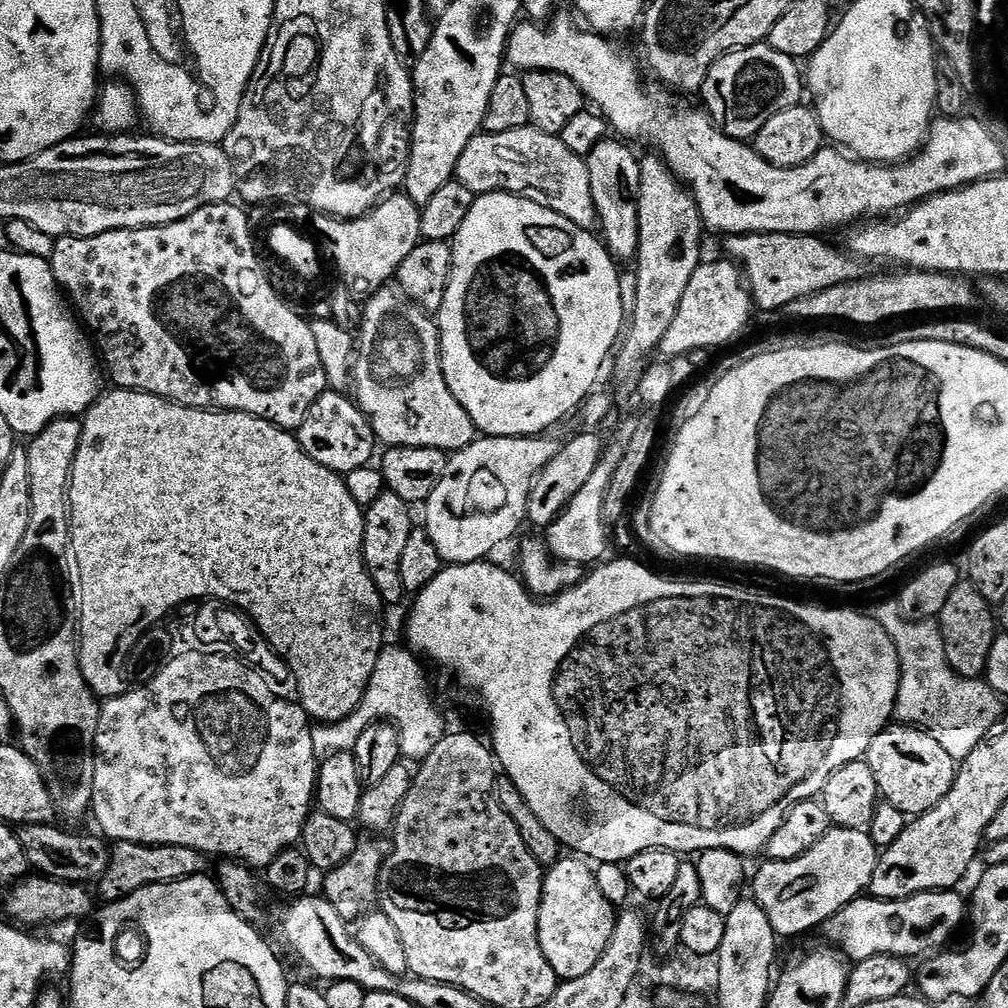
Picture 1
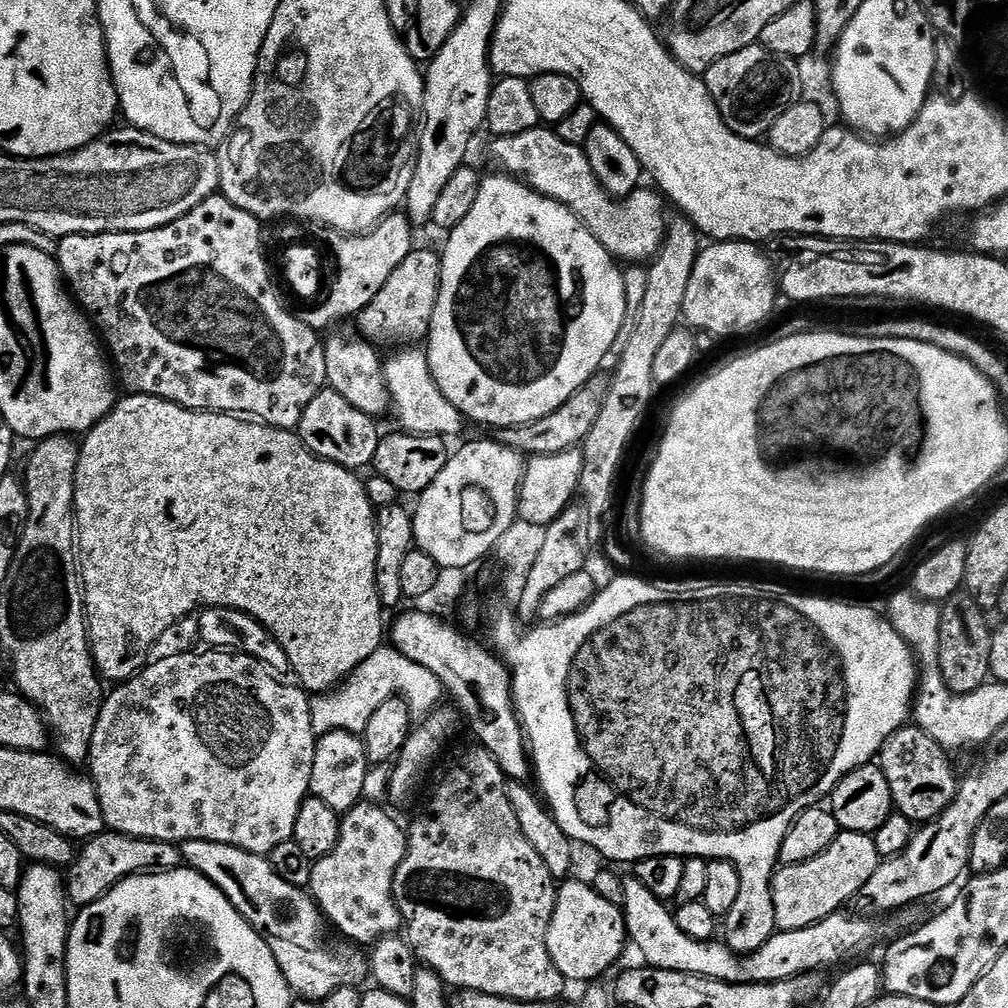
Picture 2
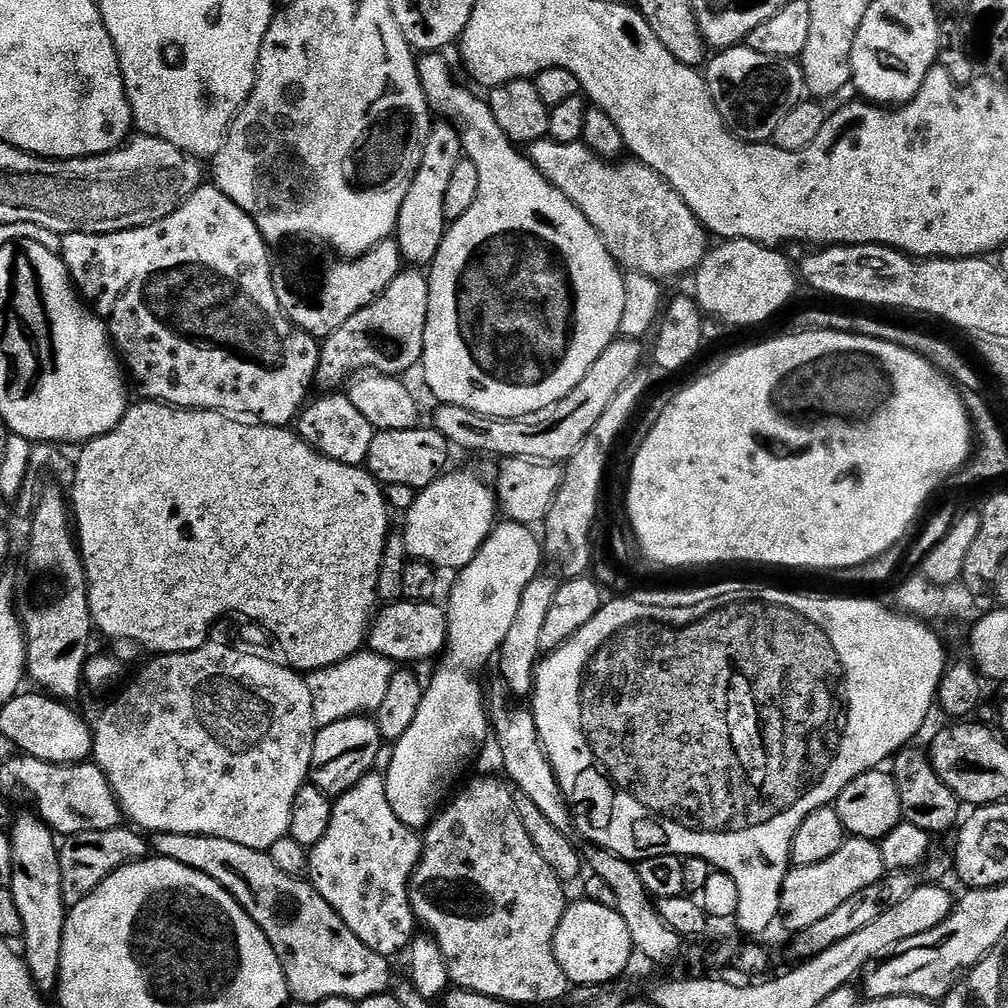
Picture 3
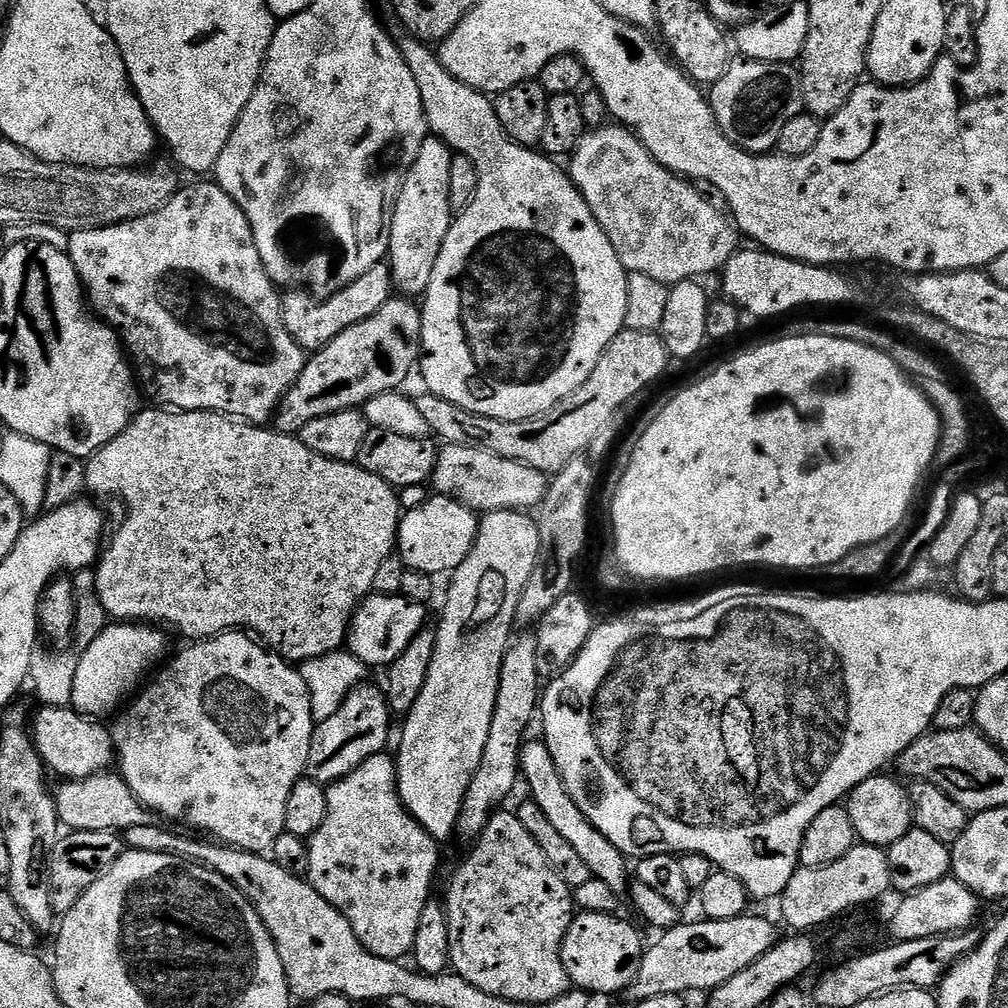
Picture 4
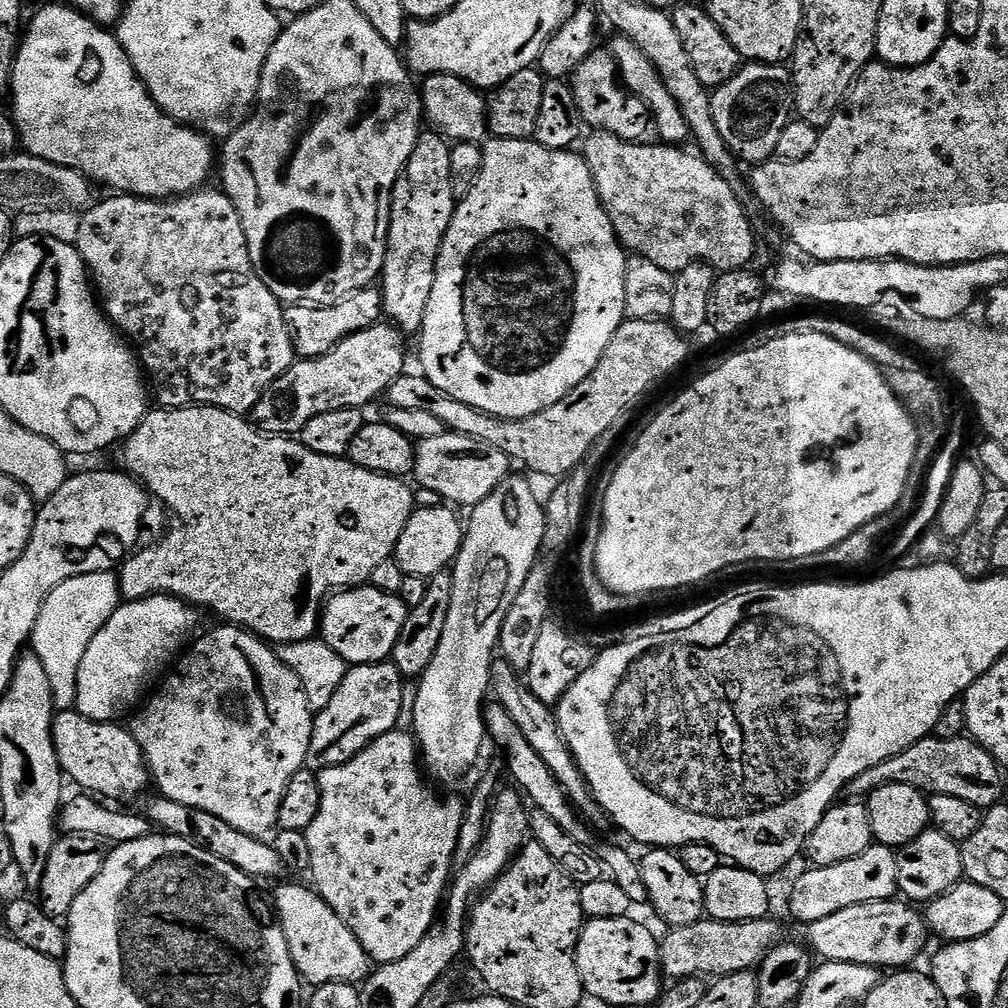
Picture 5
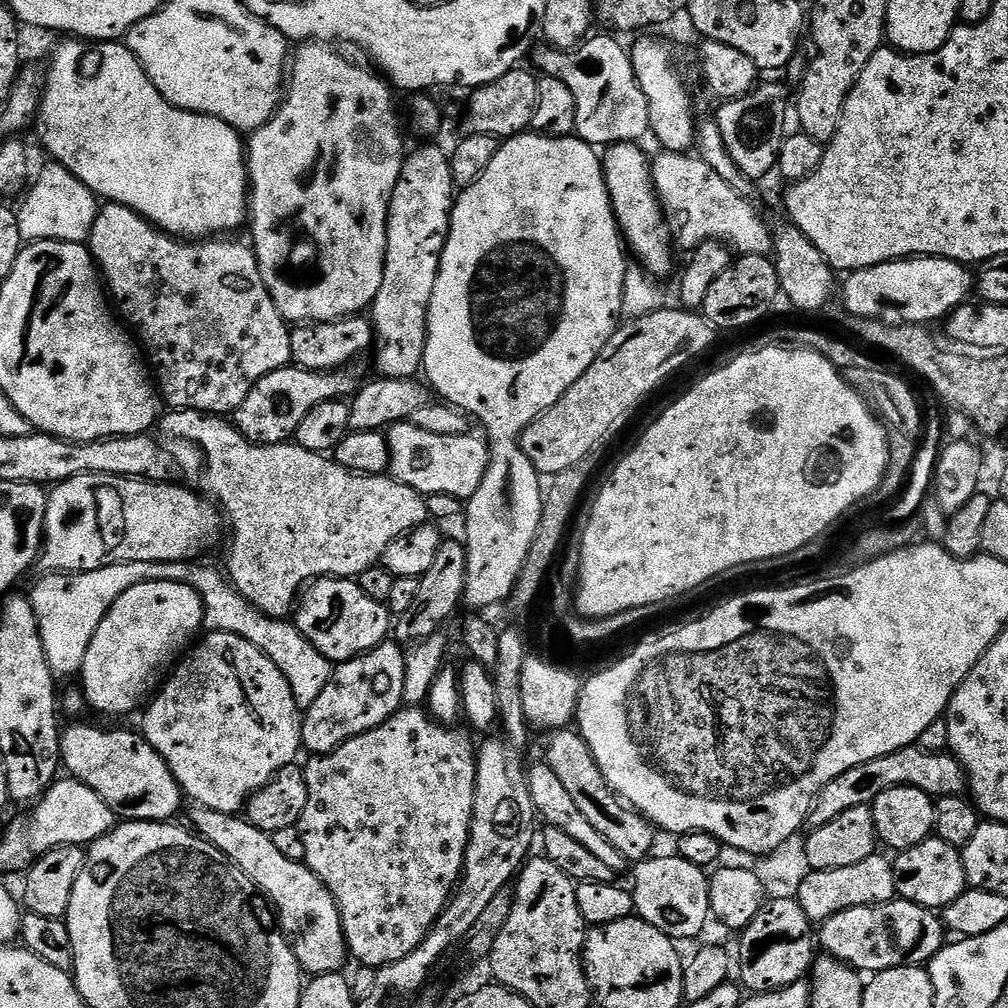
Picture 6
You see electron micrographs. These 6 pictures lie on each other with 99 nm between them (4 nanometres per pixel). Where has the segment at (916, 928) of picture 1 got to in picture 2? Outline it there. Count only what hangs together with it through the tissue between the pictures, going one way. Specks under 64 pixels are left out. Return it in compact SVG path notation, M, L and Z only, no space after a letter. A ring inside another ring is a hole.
M634 878L625 879L622 898L628 939L631 947L636 947L644 955L643 963L647 967L698 975L728 984L776 983L808 973L819 973L822 968L832 968L840 963L843 965L856 958L851 956L866 951L880 936L875 919L841 910L805 928L785 932L778 930L757 952L737 956L728 949L727 943L716 944L715 939L695 940L682 934L673 909L650 894L649 888L642 886L642 882Z

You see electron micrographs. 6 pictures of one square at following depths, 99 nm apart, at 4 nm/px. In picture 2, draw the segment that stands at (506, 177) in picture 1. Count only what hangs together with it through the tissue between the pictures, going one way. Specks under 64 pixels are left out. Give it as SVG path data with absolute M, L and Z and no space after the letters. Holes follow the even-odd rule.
M548 126L526 130L526 134L497 136L491 142L492 156L504 167L501 169L507 175L569 208L617 261L628 260L624 262L640 266L656 255L664 242L666 227L665 201L659 191L641 186L623 198L611 196L598 182L594 170L590 170L583 147L562 142L562 138L558 138L555 130Z

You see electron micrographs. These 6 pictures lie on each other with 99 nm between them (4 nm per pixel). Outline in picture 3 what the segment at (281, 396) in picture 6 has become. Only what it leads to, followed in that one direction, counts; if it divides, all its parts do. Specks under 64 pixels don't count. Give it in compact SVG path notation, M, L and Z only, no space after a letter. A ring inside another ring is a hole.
M402 270L394 282L366 310L358 310L342 330L334 330L320 349L315 387L324 394L341 391L357 374L369 370L384 376L403 377L424 358L426 318L430 310L428 278L420 270Z

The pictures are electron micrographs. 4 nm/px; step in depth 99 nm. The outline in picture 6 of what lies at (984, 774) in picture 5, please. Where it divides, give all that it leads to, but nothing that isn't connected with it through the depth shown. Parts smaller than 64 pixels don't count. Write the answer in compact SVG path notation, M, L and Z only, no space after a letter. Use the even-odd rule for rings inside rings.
M919 746L903 748L894 754L862 762L862 766L853 766L851 770L846 770L846 774L838 774L834 782L827 784L816 795L806 821L807 827L814 829L826 826L826 822L834 822L838 814L846 814L846 810L854 810L854 806L870 806L878 798L878 794L894 790L898 786L914 786L933 798L959 796L966 788L964 767L956 761L951 751L925 752Z

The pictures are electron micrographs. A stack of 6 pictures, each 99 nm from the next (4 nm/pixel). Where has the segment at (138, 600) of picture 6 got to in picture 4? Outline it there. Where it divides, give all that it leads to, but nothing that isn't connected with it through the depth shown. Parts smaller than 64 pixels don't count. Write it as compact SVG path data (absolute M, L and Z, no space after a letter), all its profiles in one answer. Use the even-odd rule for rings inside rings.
M112 622L103 628L90 642L90 646L79 653L74 674L74 694L71 707L81 716L104 718L100 716L110 715L111 717L141 687L140 679L148 671L151 673L165 659L164 636L160 632L163 631L159 627L148 622Z

